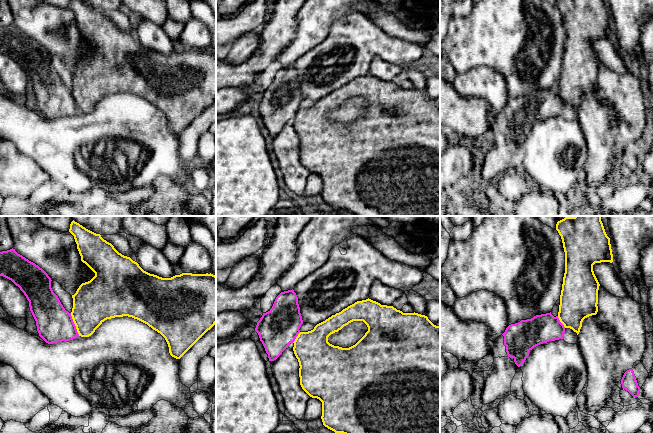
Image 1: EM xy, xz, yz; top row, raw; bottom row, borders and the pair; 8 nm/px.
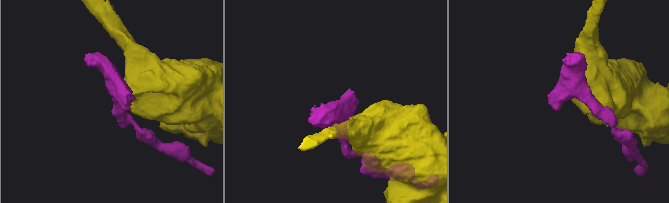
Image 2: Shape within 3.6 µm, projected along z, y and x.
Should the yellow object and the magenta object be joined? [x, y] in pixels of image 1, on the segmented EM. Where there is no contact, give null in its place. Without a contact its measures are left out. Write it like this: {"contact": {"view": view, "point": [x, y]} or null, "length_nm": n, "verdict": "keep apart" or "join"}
{"contact": {"view": "xy", "point": [74, 323]}, "length_nm": 200, "verdict": "keep apart"}

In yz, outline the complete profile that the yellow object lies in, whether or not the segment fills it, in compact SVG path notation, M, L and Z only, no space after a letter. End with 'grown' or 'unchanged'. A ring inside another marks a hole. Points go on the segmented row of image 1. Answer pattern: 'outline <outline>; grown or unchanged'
outline M601 216L565 217L556 224L565 252L558 318L577 335L585 318L598 312L599 282L593 265L613 262Z; unchanged

